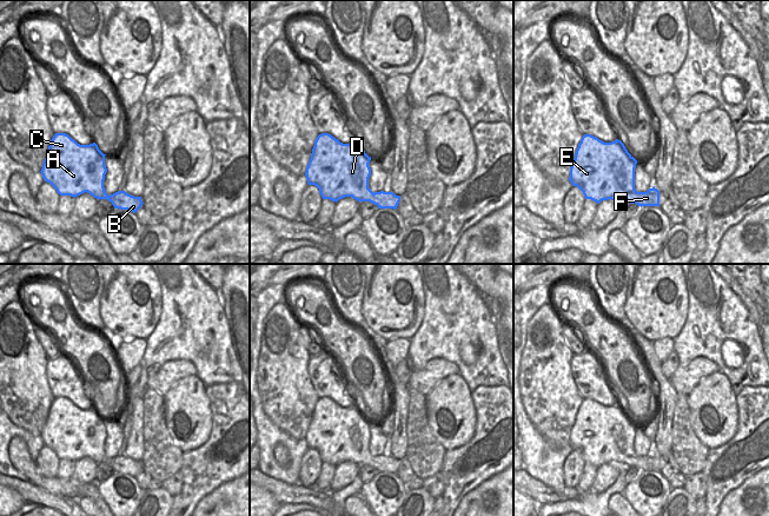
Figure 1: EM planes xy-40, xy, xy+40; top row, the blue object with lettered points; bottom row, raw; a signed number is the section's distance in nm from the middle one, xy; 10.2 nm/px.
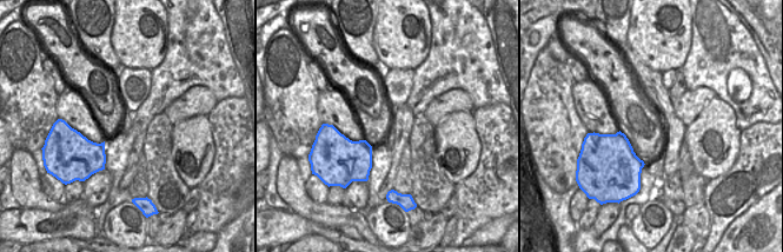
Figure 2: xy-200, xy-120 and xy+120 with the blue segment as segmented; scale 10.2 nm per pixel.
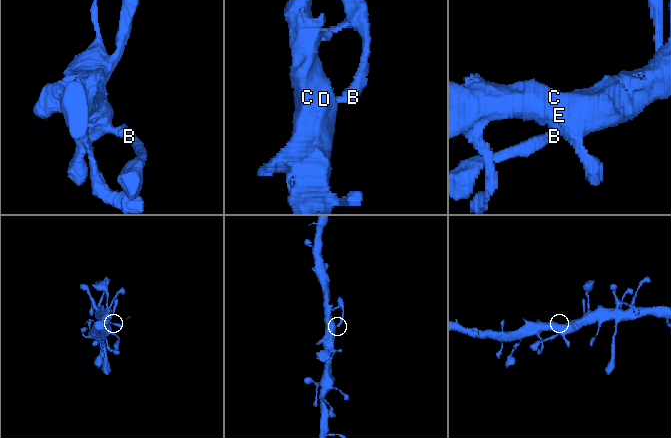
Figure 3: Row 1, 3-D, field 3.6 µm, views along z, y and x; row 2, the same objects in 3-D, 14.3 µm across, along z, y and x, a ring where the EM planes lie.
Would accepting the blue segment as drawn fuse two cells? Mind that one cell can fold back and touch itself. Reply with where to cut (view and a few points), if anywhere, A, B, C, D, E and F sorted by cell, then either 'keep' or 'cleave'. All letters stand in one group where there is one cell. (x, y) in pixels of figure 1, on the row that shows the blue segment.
cut xy+40 (638, 192), (634, 202); groups A C D E / B F; cleave

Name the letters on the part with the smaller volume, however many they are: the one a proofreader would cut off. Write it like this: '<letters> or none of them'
B, F

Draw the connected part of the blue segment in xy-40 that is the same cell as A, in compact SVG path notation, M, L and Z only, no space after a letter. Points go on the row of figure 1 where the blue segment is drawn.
M55 133L48 146L48 152L40 172L44 180L49 183L60 196L75 198L87 192L98 200L108 200L110 196L104 187L105 174L107 172L105 156L95 143L80 145L66 133Z

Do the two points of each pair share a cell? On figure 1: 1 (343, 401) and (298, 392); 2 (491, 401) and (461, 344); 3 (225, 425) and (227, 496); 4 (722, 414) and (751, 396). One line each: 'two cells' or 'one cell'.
1: two cells
2: two cells
3: two cells
4: two cells

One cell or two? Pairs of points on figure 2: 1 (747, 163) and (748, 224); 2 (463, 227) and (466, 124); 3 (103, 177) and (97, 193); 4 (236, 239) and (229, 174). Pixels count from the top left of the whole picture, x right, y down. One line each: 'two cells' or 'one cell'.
1: two cells
2: two cells
3: one cell
4: two cells

